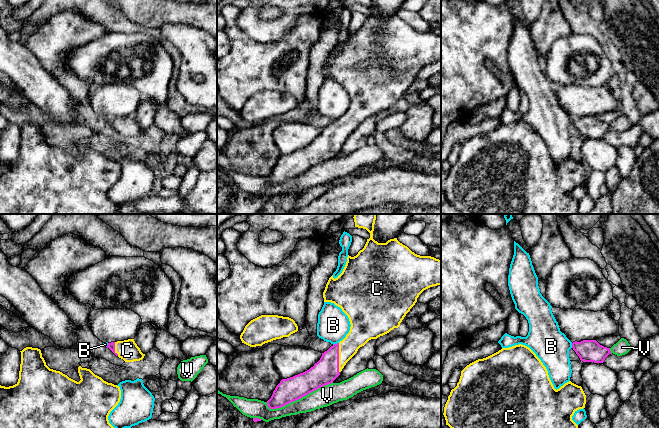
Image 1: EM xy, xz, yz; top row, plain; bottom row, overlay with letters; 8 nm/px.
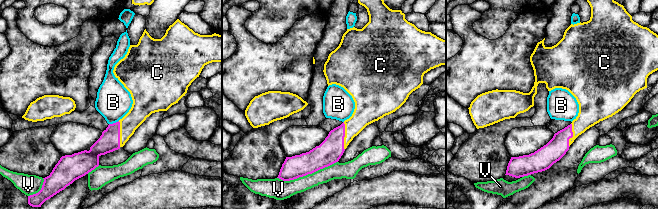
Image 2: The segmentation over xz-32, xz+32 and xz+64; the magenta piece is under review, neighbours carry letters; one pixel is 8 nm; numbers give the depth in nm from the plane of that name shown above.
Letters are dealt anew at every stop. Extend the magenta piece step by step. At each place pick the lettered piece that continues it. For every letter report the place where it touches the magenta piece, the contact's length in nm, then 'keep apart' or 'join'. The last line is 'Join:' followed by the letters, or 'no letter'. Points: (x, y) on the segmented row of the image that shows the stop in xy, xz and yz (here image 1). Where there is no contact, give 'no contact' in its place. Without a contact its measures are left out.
B: meets magenta in xz at (335, 344); contact 50 nm long; keep apart
C: meets magenta in xz at (338, 358); contact 240 nm long; join
V: meets magenta in xz at (299, 398); contact 550 nm long; keep apart
Join: C

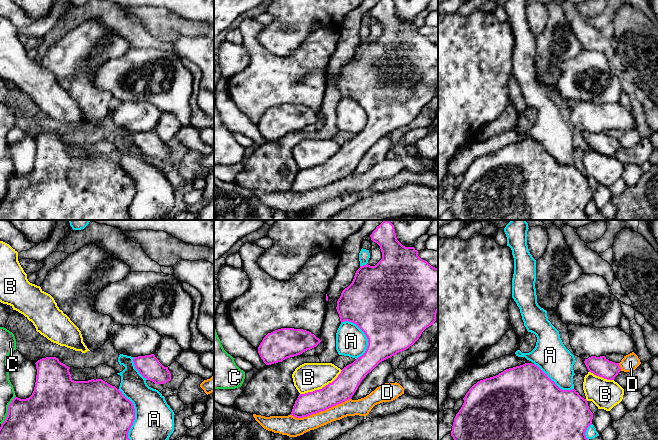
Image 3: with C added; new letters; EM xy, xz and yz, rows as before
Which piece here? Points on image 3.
A: meets magenta in xy at (134, 414); contact 420 nm long; keep apart
B: meets magenta in xz at (322, 388); contact 400 nm long; keep apart
C: meets magenta in xy at (8, 410); contact 260 nm long; keep apart
D: meets magenta in xz at (320, 411); contact 500 nm long; keep apart
Join: no letter

